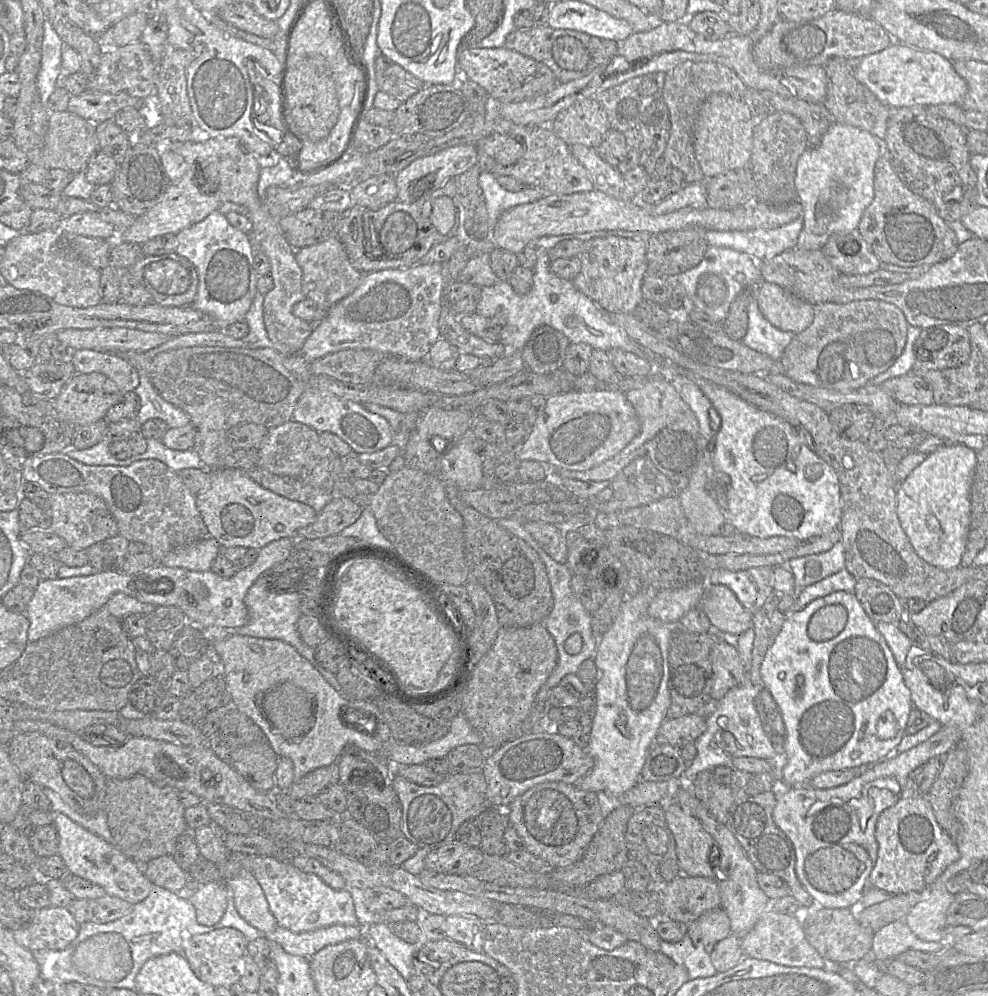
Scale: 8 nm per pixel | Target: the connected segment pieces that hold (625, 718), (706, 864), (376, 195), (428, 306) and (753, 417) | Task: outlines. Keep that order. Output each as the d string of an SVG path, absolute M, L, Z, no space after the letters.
M643 585L643 588L634 597L625 597L617 616L611 625L611 627L598 638L598 646L594 655L594 662L598 669L598 682L595 687L596 694L596 713L592 723L592 729L589 736L589 743L587 745L586 751L594 759L594 766L590 772L588 772L583 778L574 783L578 788L582 790L590 790L594 792L604 792L613 798L617 798L624 794L626 791L631 789L641 780L641 772L644 767L648 753L654 744L656 734L666 719L667 710L671 704L671 697L668 689L669 681L669 641L672 632L673 625L679 624L667 624L661 622L657 619L652 618L648 614L648 608L654 597L656 596L658 590L652 585Z
M665 800L658 804L663 805L665 809L667 827L676 842L676 855L680 867L680 875L714 879L715 868L719 866L720 855L711 835L689 811L684 810L677 802Z
M373 176L350 189L354 204L379 210L397 199L395 176Z
M418 263L408 268L386 269L364 274L357 288L331 306L324 318L313 326L299 354L308 363L344 349L369 349L409 361L426 360L432 345L440 338L439 317L443 305L442 263Z
M682 371L682 377L692 379L720 415L720 426L713 440L711 464L714 470L730 476L730 488L726 494L729 522L737 532L759 538L786 536L802 542L840 528L842 502L837 473L808 447L799 429L691 371Z

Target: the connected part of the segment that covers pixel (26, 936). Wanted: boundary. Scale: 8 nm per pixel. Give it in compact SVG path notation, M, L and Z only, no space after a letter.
M47 907L33 911L33 919L26 928L13 931L13 937L17 944L31 952L40 950L64 950L77 937L80 924L67 908Z

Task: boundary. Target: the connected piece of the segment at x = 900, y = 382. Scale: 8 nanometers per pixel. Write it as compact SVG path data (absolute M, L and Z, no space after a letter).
M912 373L890 378L883 382L881 387L901 404L927 406L934 404L930 384Z

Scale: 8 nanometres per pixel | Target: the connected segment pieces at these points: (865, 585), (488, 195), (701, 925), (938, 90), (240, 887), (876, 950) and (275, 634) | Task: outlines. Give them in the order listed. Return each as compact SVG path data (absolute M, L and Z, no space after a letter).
M859 578L853 593L874 623L898 624L903 619L903 600L880 581Z
M482 172L478 184L483 191L488 218L491 226L491 240L494 227L500 216L507 210L521 204L531 203L541 199L544 193L539 189L526 187L517 192L504 189L496 180L496 176Z
M722 907L713 909L688 925L694 946L710 953L714 945L731 934L730 919Z
M893 42L883 51L862 57L860 64L854 69L854 75L883 104L895 108L939 104L959 105L967 92L967 83L955 72L952 61L938 53L916 49L899 42Z
M240 870L226 880L226 886L237 912L248 924L265 933L277 928L277 921L269 909L264 892L249 871Z
M904 919L891 922L873 935L871 953L876 960L895 959L907 950L938 952L947 947L946 941L923 941L906 924Z
M261 575L249 588L244 602L248 609L248 621L242 627L231 630L233 634L263 639L278 639L294 647L301 656L306 658L324 677L324 679L338 692L342 692L335 674L323 668L314 657L314 648L311 648L301 639L297 631L297 622L301 616L301 594L298 591L275 593L266 588L266 580Z

